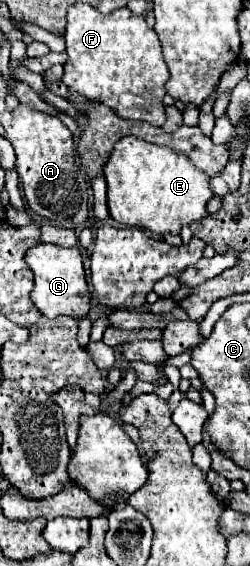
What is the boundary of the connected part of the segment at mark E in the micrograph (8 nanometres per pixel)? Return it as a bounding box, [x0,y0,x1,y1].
[104,136,214,234]

